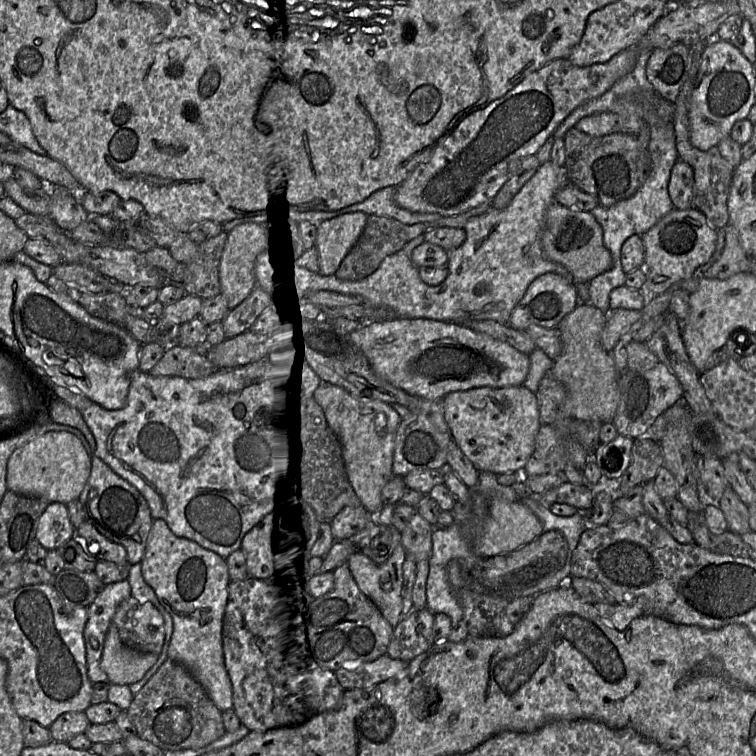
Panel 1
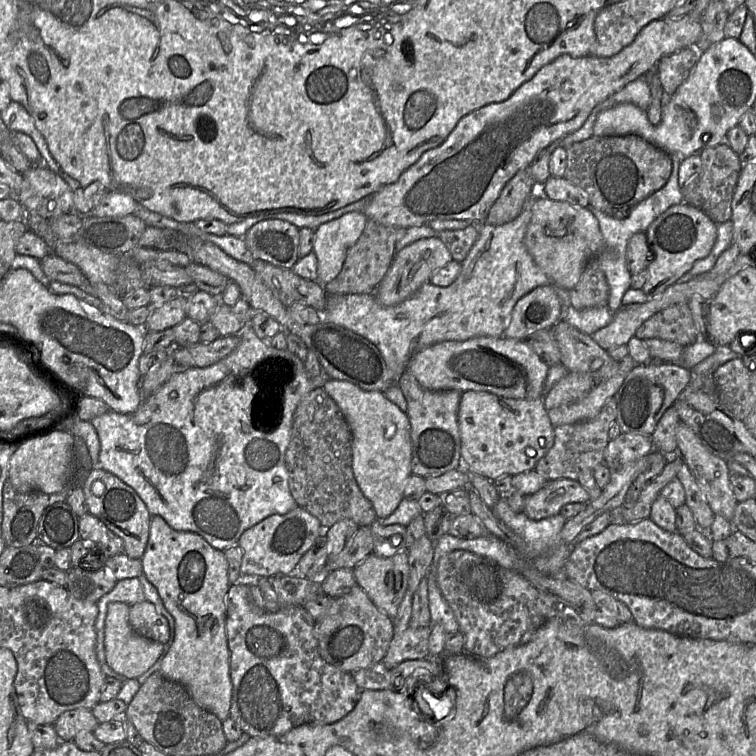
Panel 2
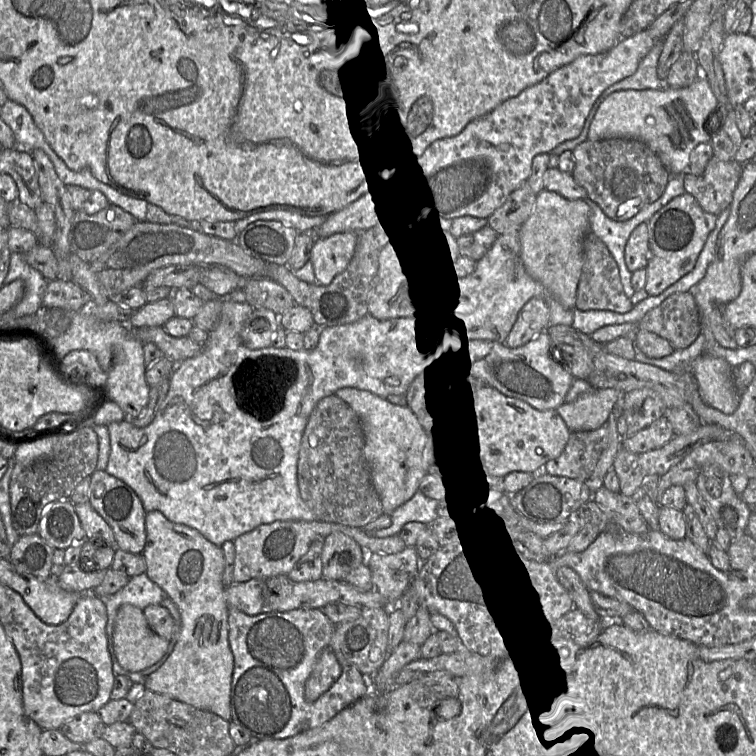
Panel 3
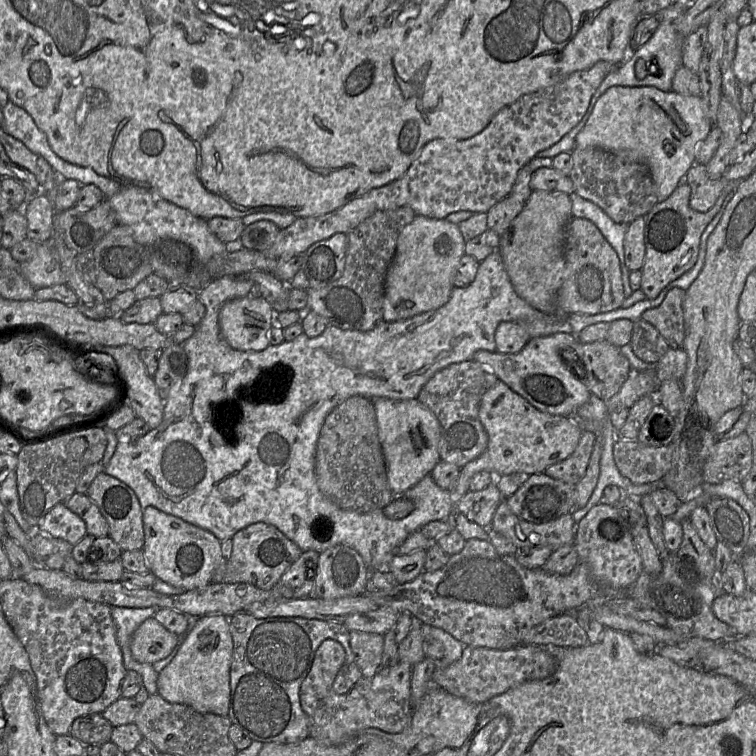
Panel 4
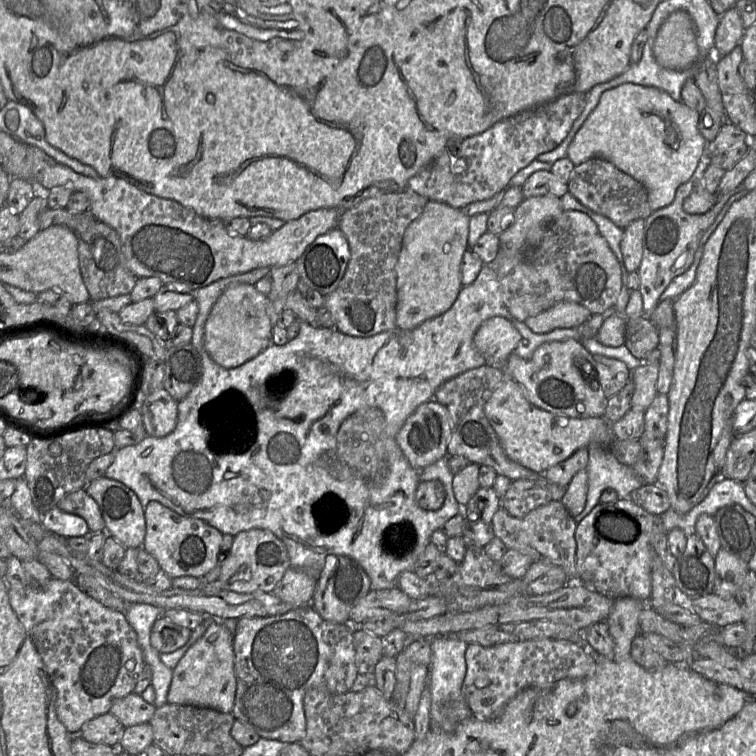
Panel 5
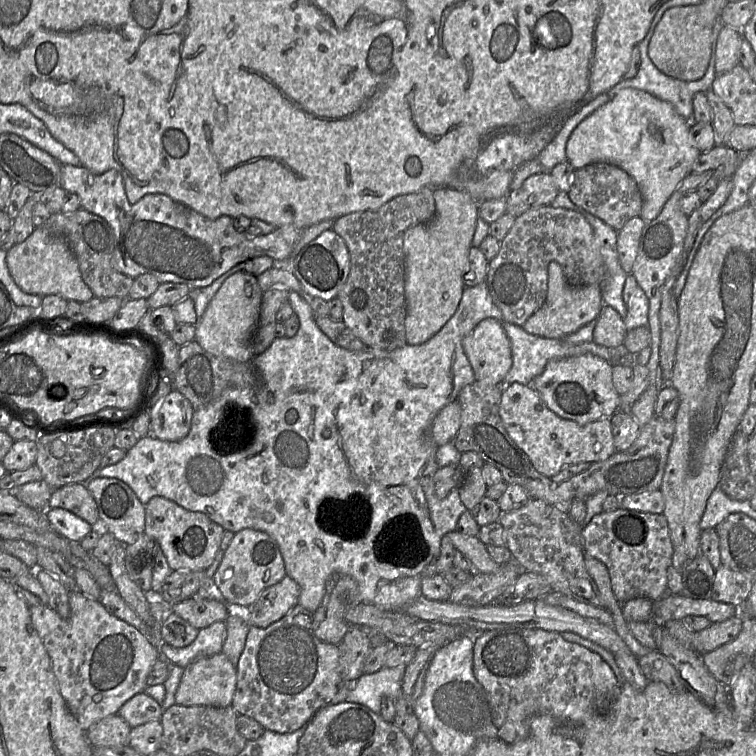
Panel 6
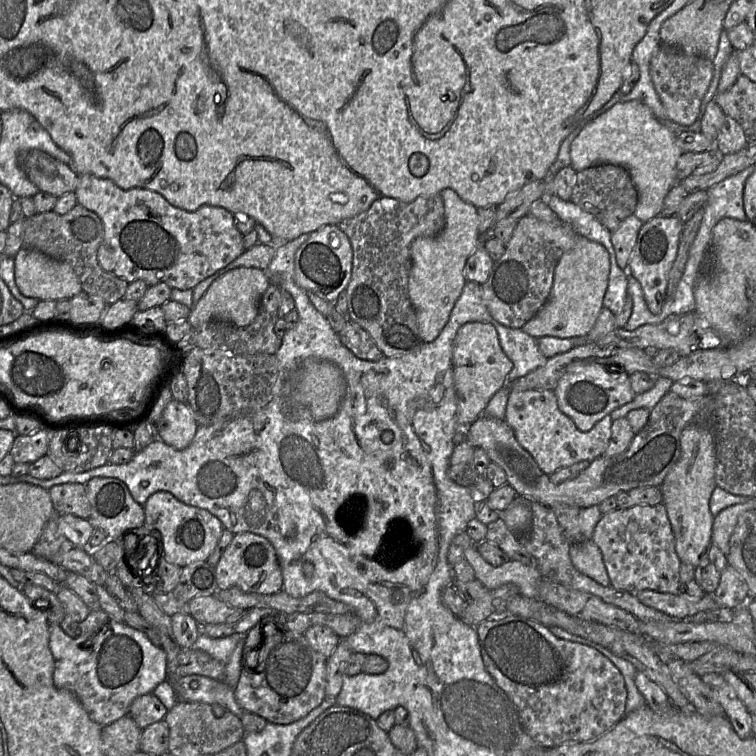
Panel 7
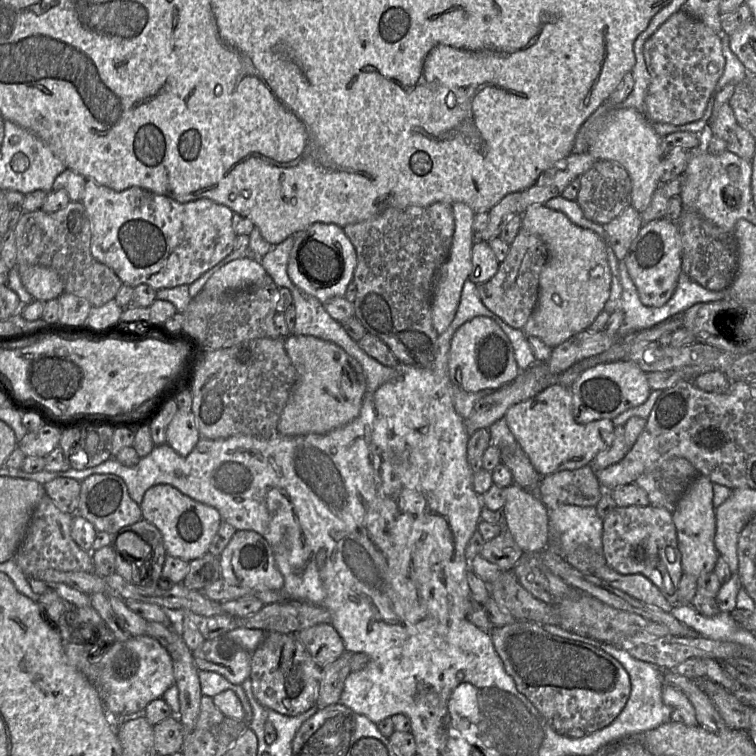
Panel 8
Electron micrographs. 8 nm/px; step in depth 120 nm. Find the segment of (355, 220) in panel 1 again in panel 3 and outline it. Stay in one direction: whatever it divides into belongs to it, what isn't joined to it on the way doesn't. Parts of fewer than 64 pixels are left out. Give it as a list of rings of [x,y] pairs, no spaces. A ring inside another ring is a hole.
[[[339,232],[326,238],[316,238],[311,250],[316,282],[328,285],[336,275],[346,269],[353,257],[358,233]]]

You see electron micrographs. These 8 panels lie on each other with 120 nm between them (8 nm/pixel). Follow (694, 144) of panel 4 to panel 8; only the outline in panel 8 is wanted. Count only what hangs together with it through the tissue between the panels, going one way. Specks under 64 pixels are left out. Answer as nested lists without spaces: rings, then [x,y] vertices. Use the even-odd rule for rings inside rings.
[[[612,107],[603,115],[603,126],[587,150],[597,161],[611,160],[625,168],[632,184],[631,205],[639,213],[649,206],[654,191],[660,185],[658,166],[664,156],[661,139],[649,120],[637,110]]]

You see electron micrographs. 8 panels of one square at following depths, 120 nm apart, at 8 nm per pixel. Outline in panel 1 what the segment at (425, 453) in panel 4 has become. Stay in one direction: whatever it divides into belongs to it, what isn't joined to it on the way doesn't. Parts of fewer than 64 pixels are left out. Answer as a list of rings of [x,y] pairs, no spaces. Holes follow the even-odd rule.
[[[327,382],[320,383],[315,401],[322,408],[328,426],[340,443],[347,478],[353,490],[366,510],[378,514],[384,507],[382,489],[394,477],[395,437],[402,418],[388,403],[355,397],[345,389]]]

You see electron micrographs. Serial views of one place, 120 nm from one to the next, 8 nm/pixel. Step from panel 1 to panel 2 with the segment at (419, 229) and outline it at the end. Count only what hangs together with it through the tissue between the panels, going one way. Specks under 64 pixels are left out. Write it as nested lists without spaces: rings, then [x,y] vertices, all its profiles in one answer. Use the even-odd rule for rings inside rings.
[[[368,219],[361,236],[347,251],[340,273],[324,286],[324,291],[328,295],[373,294],[389,269],[395,257],[396,245],[404,237],[407,229],[386,226]]]

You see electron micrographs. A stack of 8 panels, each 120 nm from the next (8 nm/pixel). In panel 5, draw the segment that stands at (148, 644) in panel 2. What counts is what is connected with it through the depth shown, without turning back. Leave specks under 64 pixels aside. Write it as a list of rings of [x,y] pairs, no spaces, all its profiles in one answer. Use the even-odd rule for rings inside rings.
[[[161,615],[152,625],[150,644],[158,653],[171,653],[188,641],[191,631]]]

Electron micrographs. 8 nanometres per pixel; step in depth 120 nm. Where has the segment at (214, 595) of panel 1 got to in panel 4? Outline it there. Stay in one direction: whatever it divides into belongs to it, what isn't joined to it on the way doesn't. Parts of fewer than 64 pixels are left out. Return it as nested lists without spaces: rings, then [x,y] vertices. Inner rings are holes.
[[[153,506],[143,510],[144,545],[142,551],[149,571],[184,591],[200,589],[212,582],[221,559],[221,541],[211,532],[181,518],[166,514]],[[220,614],[189,618],[184,640],[176,655],[157,676],[157,694],[170,703],[185,704],[201,713],[227,717],[231,690],[233,640],[230,620]]]

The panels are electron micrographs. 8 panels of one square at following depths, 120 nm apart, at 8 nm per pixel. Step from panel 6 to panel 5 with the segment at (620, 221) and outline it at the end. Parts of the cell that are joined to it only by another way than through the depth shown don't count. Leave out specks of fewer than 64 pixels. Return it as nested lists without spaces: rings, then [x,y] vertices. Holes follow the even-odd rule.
[[[600,157],[576,165],[568,180],[568,189],[581,204],[605,216],[622,229],[635,220],[645,220],[652,213],[646,188],[611,162]]]

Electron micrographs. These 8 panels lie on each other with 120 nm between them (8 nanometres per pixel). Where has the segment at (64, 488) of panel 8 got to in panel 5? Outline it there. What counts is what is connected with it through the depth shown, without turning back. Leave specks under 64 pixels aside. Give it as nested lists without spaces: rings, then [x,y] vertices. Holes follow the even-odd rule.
[[[80,488],[65,495],[58,501],[56,507],[66,513],[83,518],[91,533],[106,530],[105,522],[97,503],[88,495],[84,488]]]

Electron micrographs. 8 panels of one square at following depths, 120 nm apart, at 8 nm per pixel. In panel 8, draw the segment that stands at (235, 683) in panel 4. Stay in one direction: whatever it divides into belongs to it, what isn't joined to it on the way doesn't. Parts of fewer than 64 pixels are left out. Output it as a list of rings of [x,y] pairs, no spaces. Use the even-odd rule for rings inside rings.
[[[266,631],[261,644],[252,652],[249,679],[254,696],[266,709],[282,715],[296,716],[316,704],[321,667],[311,658],[293,633]]]

